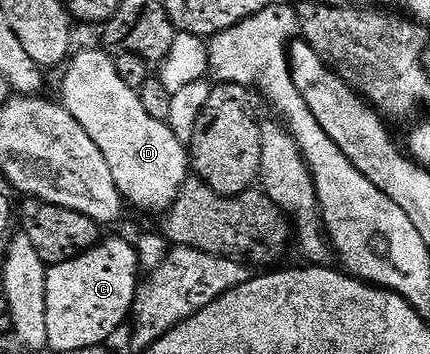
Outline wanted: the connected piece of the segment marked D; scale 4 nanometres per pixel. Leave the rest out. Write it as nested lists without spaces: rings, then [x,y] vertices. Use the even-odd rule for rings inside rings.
[[[99,50],[80,51],[77,55],[75,52],[71,56],[64,75],[62,106],[90,133],[90,141],[102,149],[121,196],[140,211],[163,213],[190,177],[189,148],[167,123],[150,117],[142,109],[138,92],[118,77],[115,58],[107,50]]]

